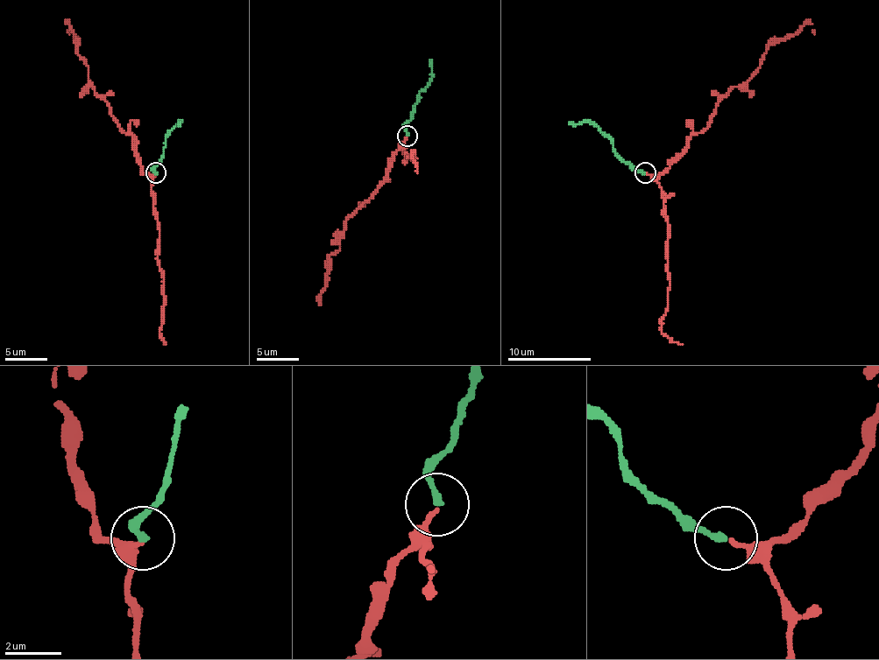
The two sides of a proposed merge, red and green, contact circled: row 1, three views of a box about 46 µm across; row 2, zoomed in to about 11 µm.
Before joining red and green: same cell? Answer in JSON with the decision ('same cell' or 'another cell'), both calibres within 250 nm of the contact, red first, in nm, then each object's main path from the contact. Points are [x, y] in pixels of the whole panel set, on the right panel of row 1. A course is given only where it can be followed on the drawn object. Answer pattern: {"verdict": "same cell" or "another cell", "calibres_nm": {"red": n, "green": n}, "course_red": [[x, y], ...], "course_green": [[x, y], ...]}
{"verdict": "same cell", "calibres_nm": {"red": 160, "green": 220}, "course_red": [[647, 172], [665, 170], [766, 49], [805, 24], [814, 34]], "course_green": [[644, 172], [634, 170], [594, 124], [569, 122]]}

